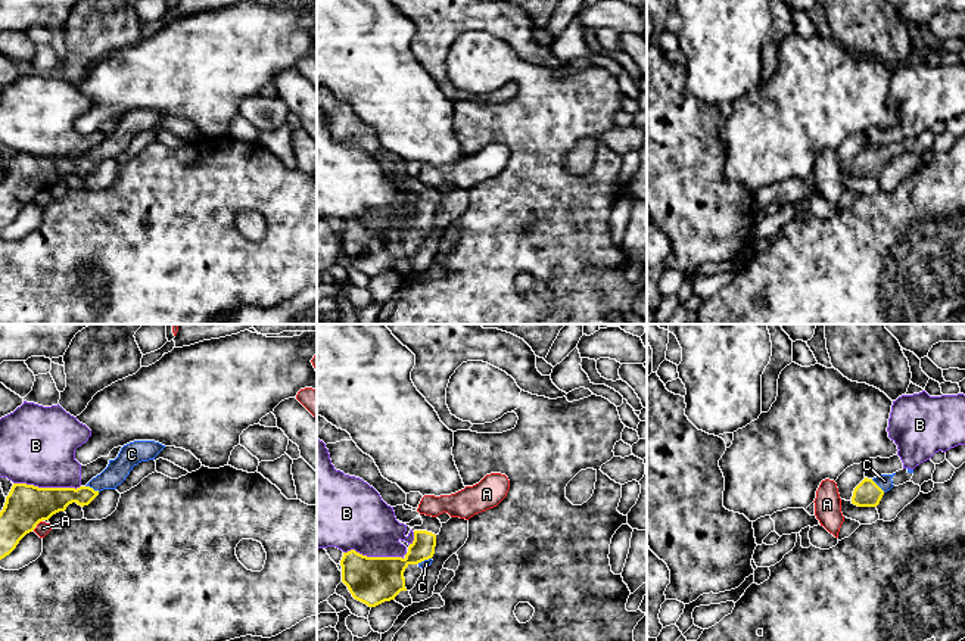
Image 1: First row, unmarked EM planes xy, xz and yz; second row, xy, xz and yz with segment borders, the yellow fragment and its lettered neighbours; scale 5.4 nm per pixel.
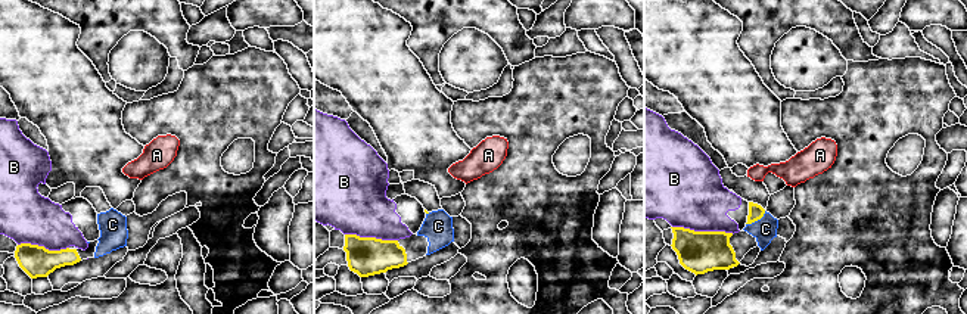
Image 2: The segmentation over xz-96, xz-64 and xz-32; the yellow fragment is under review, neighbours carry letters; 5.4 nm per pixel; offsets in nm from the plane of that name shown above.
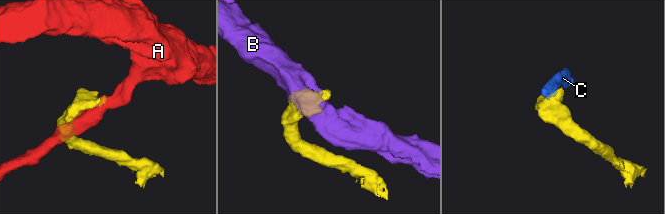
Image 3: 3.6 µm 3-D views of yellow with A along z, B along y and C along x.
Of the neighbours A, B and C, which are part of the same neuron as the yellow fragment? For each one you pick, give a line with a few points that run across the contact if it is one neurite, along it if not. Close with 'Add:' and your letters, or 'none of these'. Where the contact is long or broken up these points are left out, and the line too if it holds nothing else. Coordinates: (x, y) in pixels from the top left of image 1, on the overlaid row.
C: line xy (49, 501), (84, 495), (92, 488), (108, 479), (118, 469)
Add: C

